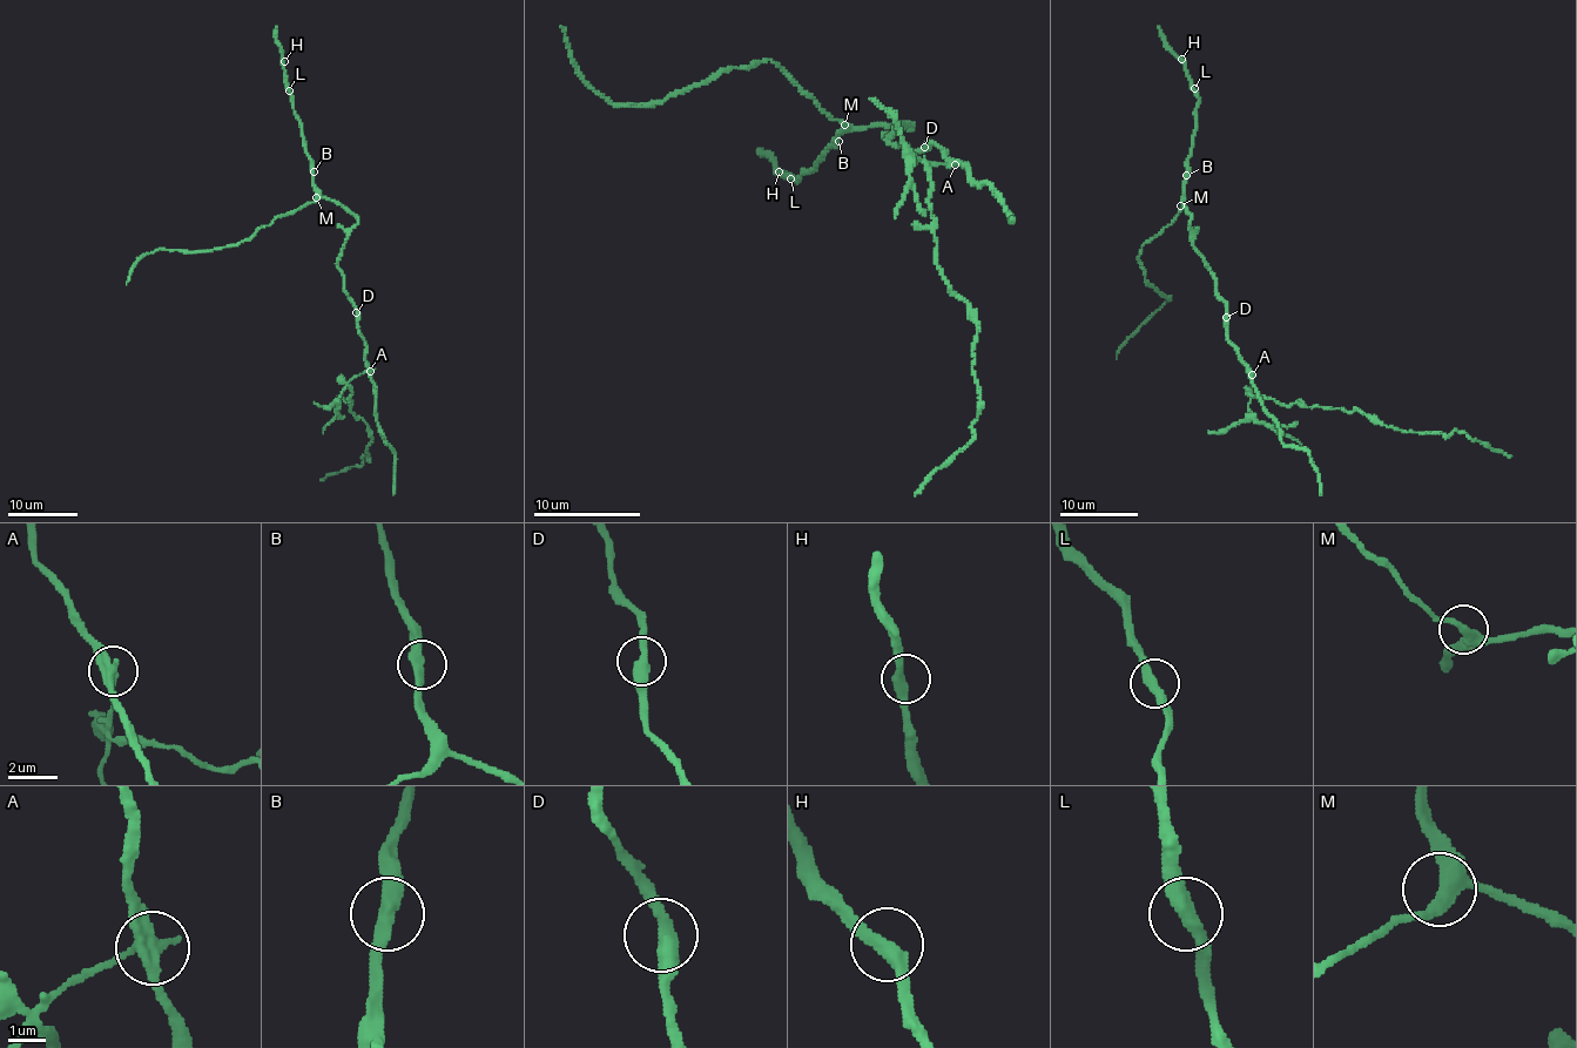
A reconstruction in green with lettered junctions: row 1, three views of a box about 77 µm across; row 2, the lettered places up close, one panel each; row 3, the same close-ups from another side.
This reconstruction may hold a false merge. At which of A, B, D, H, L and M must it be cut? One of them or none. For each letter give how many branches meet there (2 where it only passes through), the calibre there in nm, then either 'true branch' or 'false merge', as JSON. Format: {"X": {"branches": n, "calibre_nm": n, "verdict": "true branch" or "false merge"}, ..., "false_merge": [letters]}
{"A": {"branches": 3, "calibre_nm": 320, "verdict": "false merge"}, "B": {"branches": 2, "calibre_nm": 380, "verdict": "true branch"}, "D": {"branches": 2, "calibre_nm": 400, "verdict": "true branch"}, "H": {"branches": 2, "calibre_nm": 360, "verdict": "true branch"}, "L": {"branches": 2, "calibre_nm": 380, "verdict": "true branch"}, "M": {"branches": 3, "calibre_nm": 360, "verdict": "true branch"}, "false_merge": ["A"]}

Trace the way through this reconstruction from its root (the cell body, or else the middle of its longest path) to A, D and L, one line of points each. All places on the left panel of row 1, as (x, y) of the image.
A: (344, 288), (356, 311), (356, 328), (364, 342), (365, 364), (370, 370)
D: (344, 288), (356, 312)
L: (344, 288), (338, 256), (346, 234), (357, 220), (343, 207), (325, 200), (315, 186), (302, 123), (289, 90)

